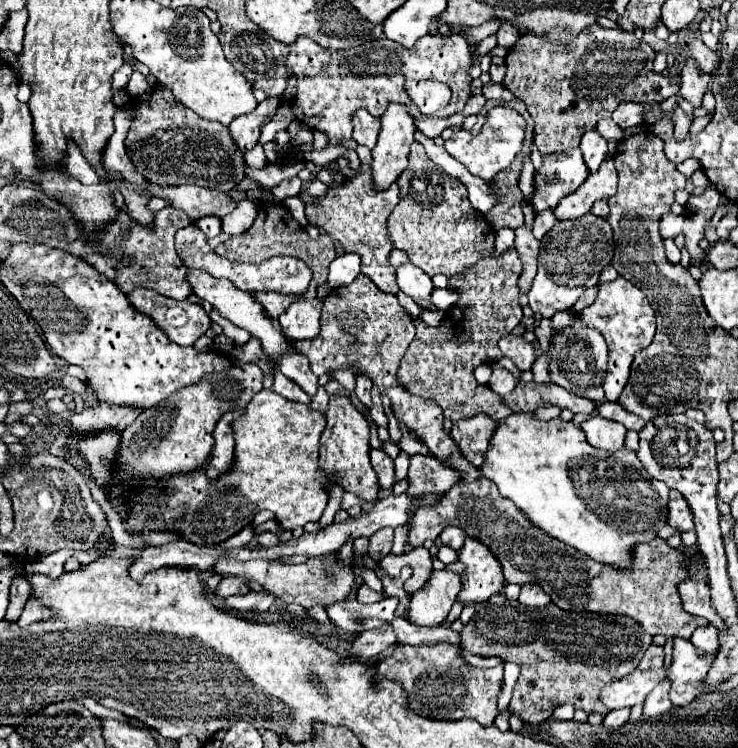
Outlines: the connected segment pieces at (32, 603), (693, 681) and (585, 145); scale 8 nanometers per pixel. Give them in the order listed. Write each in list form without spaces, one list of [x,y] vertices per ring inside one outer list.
[[[31,595],[31,597],[27,599],[27,603],[25,603],[25,609],[23,609],[17,625],[29,627],[31,623],[41,621],[41,619],[45,619],[45,621],[49,619],[49,609],[45,609],[45,605],[41,605],[41,599],[37,599],[37,597]]]
[[[675,637],[673,639],[673,661],[667,669],[667,677],[671,681],[671,701],[673,705],[689,705],[697,695],[705,673],[715,655],[701,653],[691,641]]]
[[[589,131],[589,133],[583,135],[579,149],[585,157],[585,163],[587,163],[589,171],[593,173],[593,171],[599,169],[599,165],[607,157],[607,139],[603,139],[597,131]]]

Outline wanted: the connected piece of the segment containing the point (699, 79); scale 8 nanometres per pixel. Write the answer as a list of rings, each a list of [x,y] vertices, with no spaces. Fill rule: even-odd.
[[[687,55],[685,59],[685,65],[681,69],[681,97],[687,99],[693,107],[701,107],[703,103],[703,95],[707,91],[707,85],[709,85],[709,79],[711,75],[703,73],[691,55]]]

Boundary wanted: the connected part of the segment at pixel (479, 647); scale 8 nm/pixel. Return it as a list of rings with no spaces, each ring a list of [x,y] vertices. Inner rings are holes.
[[[503,593],[489,597],[483,603],[477,603],[475,615],[461,629],[461,647],[473,655],[499,655],[503,661],[507,657],[515,657],[521,663],[521,675],[513,689],[513,697],[509,703],[511,715],[519,715],[525,723],[543,723],[549,719],[551,711],[559,703],[571,703],[575,709],[583,709],[585,713],[609,713],[605,705],[601,705],[601,689],[615,681],[615,677],[625,677],[635,671],[639,659],[645,649],[651,645],[651,635],[641,629],[637,621],[623,615],[599,615],[599,613],[575,613],[563,611],[557,605],[549,603],[547,607],[525,607],[519,601],[507,599]]]

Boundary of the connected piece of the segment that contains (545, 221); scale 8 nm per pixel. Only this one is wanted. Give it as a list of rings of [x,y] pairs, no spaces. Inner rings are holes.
[[[545,209],[545,211],[537,213],[535,221],[533,221],[533,235],[535,235],[535,239],[541,239],[557,223],[559,223],[559,219],[553,217],[553,209]]]

